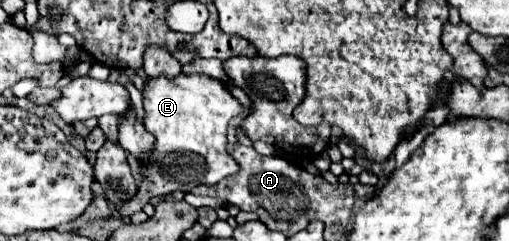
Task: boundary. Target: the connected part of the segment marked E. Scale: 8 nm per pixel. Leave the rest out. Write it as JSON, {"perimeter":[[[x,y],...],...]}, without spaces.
{"perimeter":[[[179,74],[175,78],[165,78],[165,76],[149,78],[149,82],[143,86],[143,106],[145,106],[145,126],[155,136],[155,146],[151,150],[151,156],[147,158],[147,162],[139,162],[139,170],[143,178],[139,190],[143,190],[143,194],[149,192],[155,198],[167,196],[173,192],[187,194],[197,184],[213,186],[219,180],[235,174],[237,164],[225,150],[227,124],[243,108],[237,102],[237,98],[233,98],[231,92],[225,90],[225,86],[219,80],[203,76],[203,74],[193,74],[193,76]]]}

